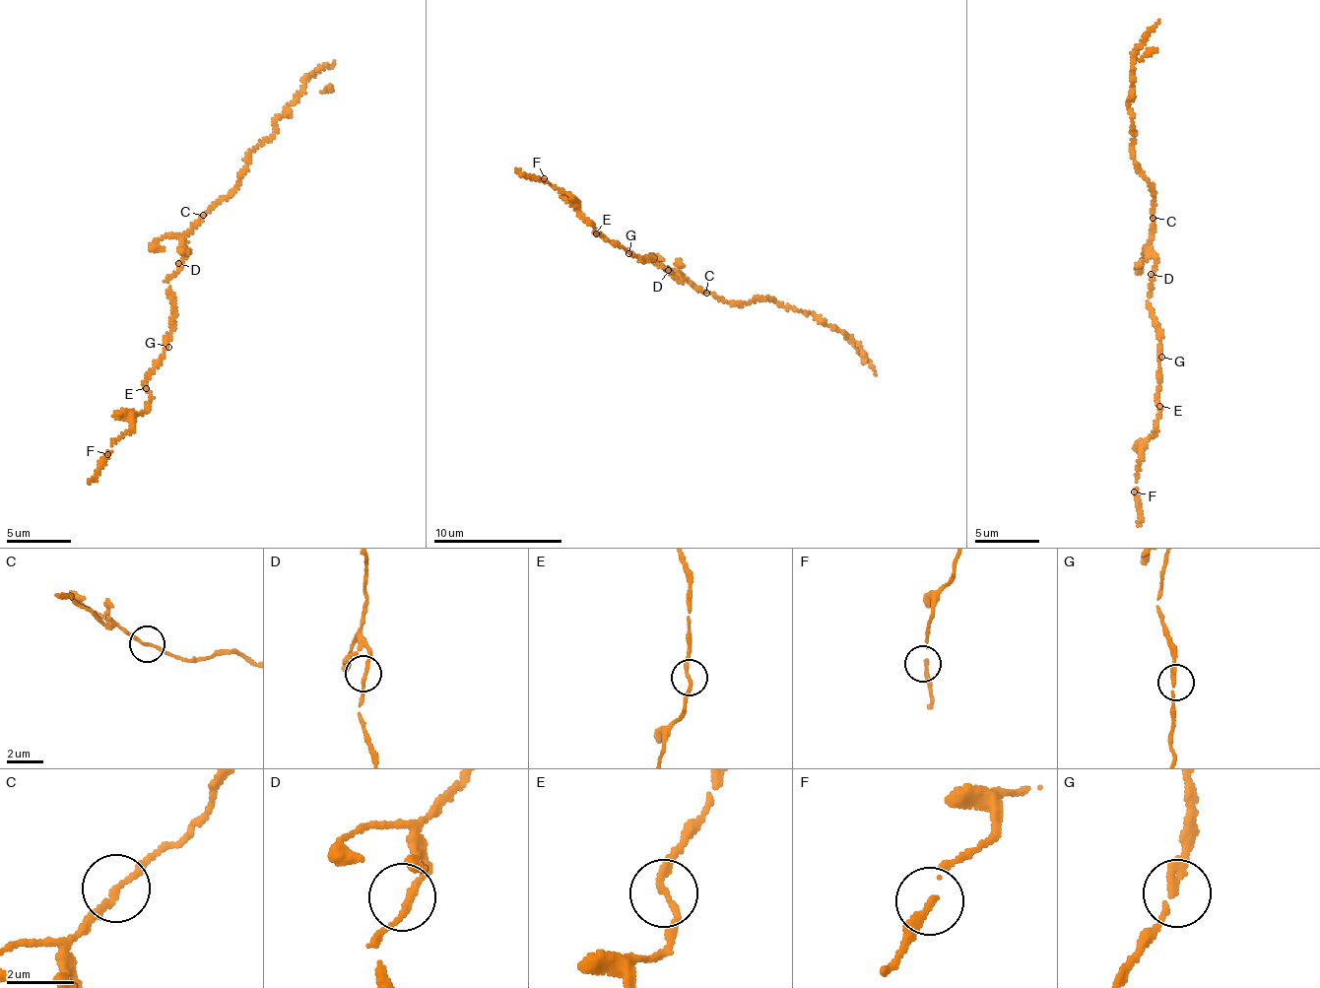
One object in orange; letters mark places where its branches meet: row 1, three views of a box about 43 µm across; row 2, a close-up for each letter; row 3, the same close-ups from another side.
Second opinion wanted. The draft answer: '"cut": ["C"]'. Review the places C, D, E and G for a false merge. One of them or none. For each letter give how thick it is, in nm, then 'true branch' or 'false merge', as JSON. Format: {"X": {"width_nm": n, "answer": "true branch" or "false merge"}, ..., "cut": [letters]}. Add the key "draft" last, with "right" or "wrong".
{"C": {"width_nm": 170, "answer": "true branch"}, "D": {"width_nm": 180, "answer": "true branch"}, "E": {"width_nm": 180, "answer": "true branch"}, "G": {"width_nm": 180, "answer": "true branch"}, "cut": [], "draft": "wrong"}

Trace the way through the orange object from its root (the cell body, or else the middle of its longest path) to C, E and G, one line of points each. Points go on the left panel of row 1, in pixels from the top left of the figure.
C: (179, 264), (186, 252), (185, 239), (191, 224), (203, 215)
E: (179, 264), (175, 276), (166, 281), (172, 307), (171, 340), (167, 342), (161, 364), (150, 375), (147, 388)
G: (179, 264), (175, 276), (166, 281), (172, 307), (168, 347)

